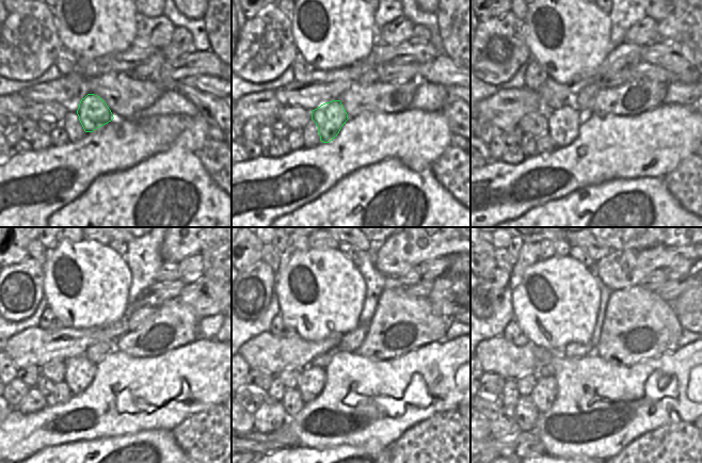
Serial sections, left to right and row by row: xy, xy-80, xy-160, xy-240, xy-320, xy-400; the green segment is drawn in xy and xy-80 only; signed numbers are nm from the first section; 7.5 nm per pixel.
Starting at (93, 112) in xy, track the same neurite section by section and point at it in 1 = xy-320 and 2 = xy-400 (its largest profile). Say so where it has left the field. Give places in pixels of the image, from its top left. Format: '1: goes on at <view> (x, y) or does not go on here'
1: goes on at xy-320 (312, 381)
2: goes on at xy-400 (545, 392)

